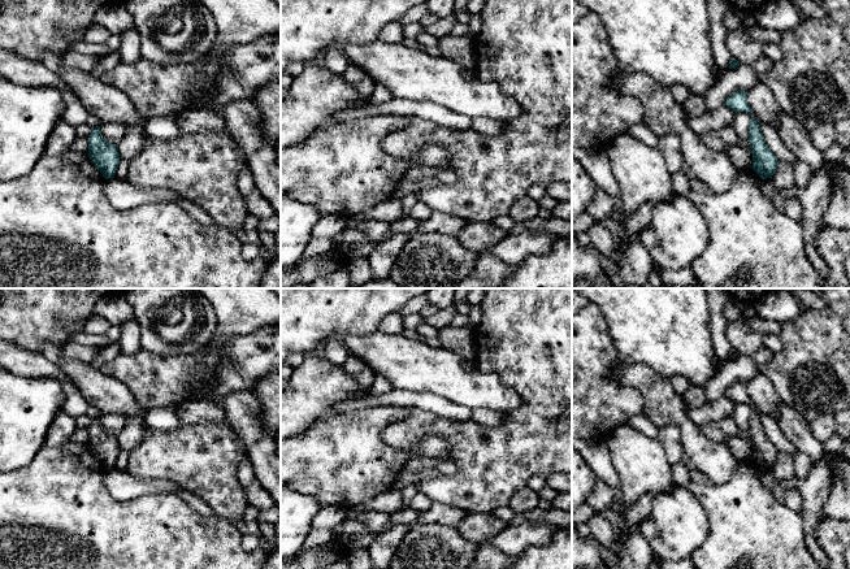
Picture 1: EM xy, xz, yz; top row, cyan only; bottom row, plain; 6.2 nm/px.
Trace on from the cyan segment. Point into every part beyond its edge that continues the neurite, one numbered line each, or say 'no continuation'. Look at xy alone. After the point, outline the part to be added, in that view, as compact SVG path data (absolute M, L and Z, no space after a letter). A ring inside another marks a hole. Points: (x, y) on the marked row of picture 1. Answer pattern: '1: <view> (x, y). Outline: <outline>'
no continuation

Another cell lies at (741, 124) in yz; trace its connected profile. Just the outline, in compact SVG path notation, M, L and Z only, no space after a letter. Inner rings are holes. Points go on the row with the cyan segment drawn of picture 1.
M745 112L734 113L734 121L732 122L732 127L734 129L737 136L749 143L749 127L750 127L751 114Z

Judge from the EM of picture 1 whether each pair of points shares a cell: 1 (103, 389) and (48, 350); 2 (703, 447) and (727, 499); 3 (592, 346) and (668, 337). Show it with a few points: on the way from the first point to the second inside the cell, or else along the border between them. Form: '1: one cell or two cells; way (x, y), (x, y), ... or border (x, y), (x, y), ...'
1: one cell; way (90, 381), (61, 363)
2: two cells; border (738, 463), (724, 482), (711, 482), (693, 472)
3: two cells; border (602, 315), (611, 343), (620, 360)

